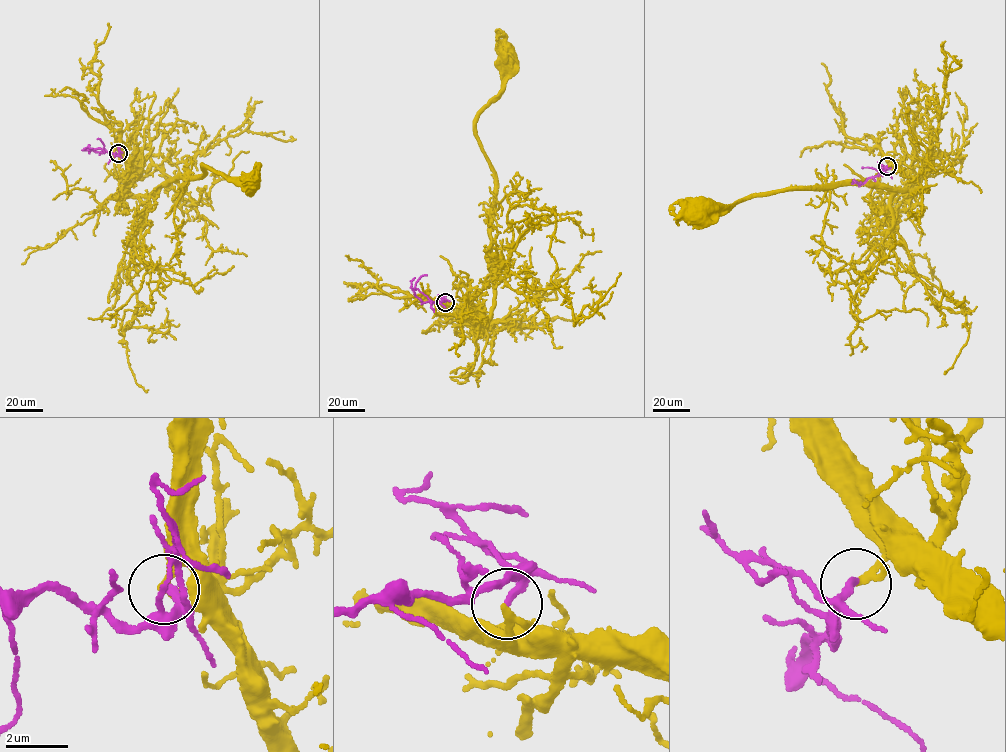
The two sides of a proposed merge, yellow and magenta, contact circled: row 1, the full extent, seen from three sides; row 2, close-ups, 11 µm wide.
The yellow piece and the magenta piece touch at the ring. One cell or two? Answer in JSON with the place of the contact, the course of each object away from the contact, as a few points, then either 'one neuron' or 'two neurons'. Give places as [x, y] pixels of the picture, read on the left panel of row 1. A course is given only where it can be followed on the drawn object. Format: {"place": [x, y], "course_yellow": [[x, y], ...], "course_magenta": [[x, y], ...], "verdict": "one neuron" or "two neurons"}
{"place": [118, 153], "course_yellow": [[118, 153], [126, 162], [128, 188], [137, 196], [183, 175], [203, 174], [202, 164], [233, 179], [253, 178]], "course_magenta": [[118, 153], [85, 150], [99, 148], [104, 153]], "verdict": "one neuron"}

